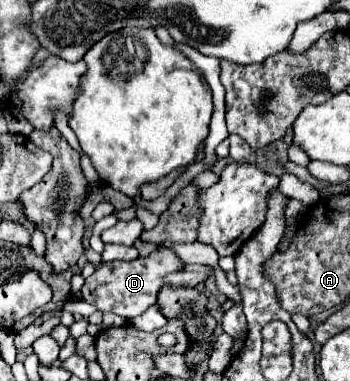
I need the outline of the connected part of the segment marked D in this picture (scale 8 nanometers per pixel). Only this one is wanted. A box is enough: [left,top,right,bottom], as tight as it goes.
[81,246,187,320]

